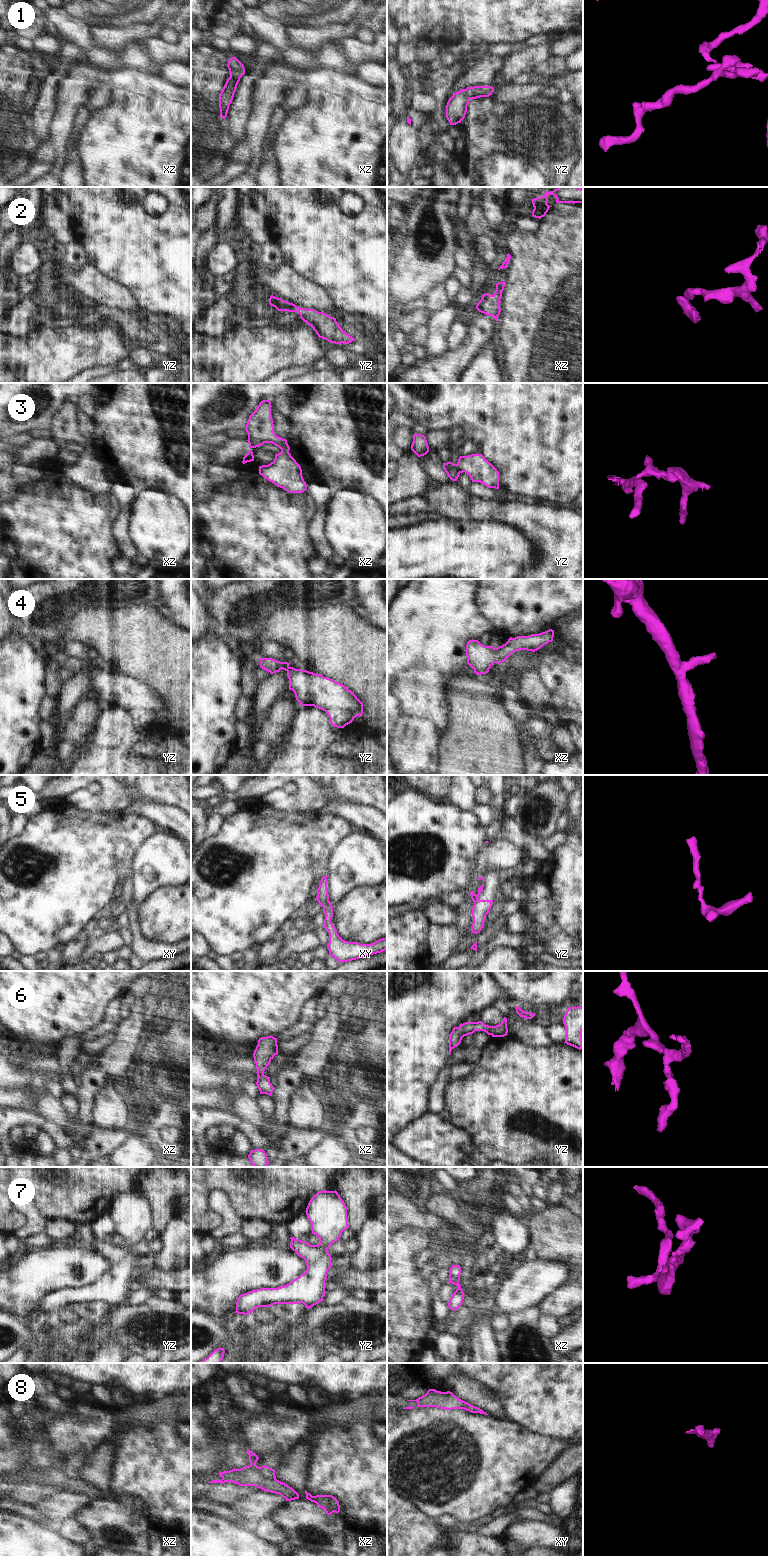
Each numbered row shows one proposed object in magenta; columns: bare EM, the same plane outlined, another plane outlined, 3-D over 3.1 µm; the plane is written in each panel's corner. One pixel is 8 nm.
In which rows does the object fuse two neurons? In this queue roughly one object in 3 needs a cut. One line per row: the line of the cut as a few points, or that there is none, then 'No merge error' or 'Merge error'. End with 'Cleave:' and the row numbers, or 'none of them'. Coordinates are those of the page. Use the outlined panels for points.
1: No split. No merge error
2: No split. No merge error
3: Split along yz (455, 464), (459, 473). Merge error
4: No split. No merge error
5: Split along xy (328, 900), (322, 906). Merge error
6: No split. No merge error
7: No split. No merge error
8: No split. No merge error
Cleave: 3, 5

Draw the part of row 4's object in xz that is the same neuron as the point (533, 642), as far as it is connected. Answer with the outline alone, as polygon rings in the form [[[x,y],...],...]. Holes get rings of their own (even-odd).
[[[549,629],[539,634],[510,637],[505,644],[497,648],[484,646],[478,640],[472,639],[466,644],[467,664],[474,669],[474,673],[486,674],[494,663],[505,662],[512,653],[519,650],[535,652],[552,642],[553,637],[554,630]]]

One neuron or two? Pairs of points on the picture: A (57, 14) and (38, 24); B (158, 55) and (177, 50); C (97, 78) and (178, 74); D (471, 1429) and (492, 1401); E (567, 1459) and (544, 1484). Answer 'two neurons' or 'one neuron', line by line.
A: two neurons
B: one neuron
C: two neurons
D: two neurons
E: one neuron

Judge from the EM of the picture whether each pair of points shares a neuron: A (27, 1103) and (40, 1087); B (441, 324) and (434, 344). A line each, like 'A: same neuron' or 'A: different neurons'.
A: same neuron
B: same neuron

